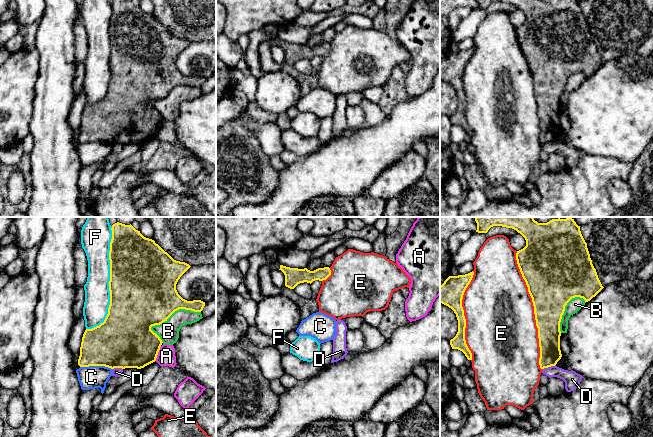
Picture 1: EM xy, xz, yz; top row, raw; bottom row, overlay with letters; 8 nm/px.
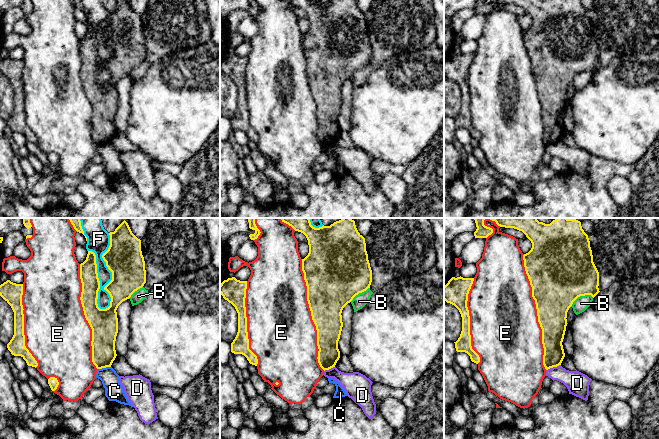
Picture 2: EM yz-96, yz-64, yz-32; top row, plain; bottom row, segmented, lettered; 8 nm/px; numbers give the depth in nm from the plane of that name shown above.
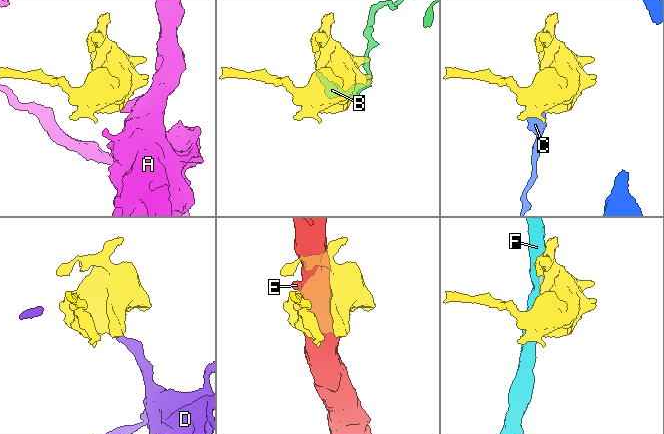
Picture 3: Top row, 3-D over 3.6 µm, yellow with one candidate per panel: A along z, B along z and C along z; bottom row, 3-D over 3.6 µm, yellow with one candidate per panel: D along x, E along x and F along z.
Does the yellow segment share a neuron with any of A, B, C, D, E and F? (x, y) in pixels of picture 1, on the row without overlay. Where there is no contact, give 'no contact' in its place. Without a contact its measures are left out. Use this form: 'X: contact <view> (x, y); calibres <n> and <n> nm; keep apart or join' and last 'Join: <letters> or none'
A: contact xy (157, 129); calibres 420 and 140 nm; keep apart
B: contact xy (174, 87); calibres 480 and 170 nm; keep apart
C: contact xy (96, 141); calibres 400 and 180 nm; keep apart
D: contact yz (548, 142); calibres 180 and 130 nm; keep apart
E: contact yz (534, 86); calibres 380 and 500 nm; keep apart
F: contact xy (109, 58); calibres 500 and 200 nm; keep apart
Join: none

